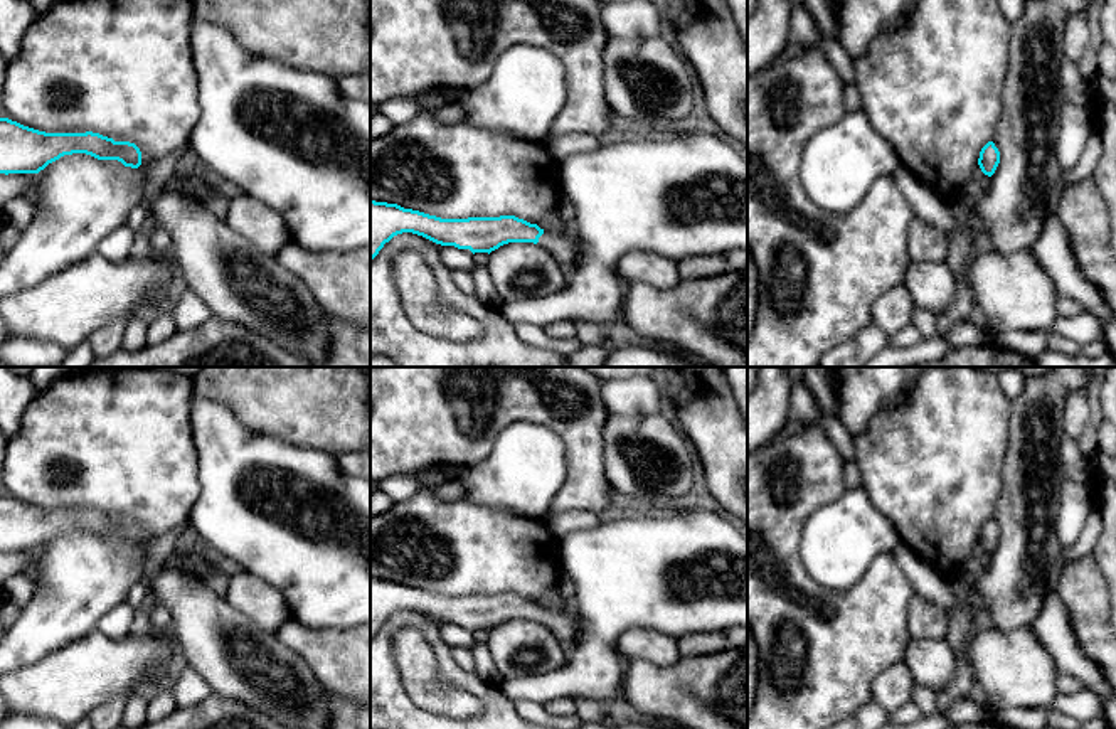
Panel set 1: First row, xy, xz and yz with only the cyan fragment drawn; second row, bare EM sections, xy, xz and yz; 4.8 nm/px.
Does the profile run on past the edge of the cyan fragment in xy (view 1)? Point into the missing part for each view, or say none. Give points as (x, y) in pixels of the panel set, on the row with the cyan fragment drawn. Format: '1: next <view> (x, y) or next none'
1: next none

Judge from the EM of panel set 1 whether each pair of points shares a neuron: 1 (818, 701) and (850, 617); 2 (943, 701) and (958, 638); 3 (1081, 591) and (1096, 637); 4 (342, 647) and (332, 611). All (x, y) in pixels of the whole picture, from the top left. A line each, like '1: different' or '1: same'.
1: same
2: same
3: same
4: different

